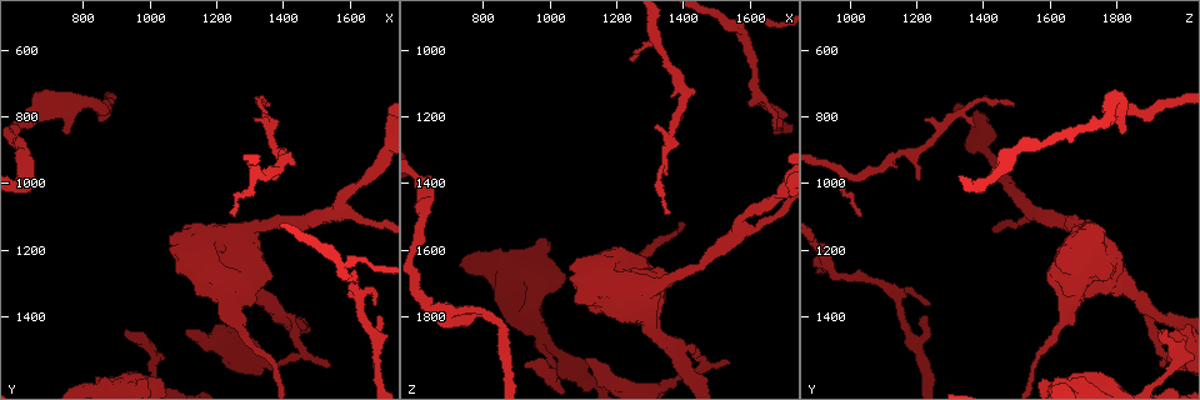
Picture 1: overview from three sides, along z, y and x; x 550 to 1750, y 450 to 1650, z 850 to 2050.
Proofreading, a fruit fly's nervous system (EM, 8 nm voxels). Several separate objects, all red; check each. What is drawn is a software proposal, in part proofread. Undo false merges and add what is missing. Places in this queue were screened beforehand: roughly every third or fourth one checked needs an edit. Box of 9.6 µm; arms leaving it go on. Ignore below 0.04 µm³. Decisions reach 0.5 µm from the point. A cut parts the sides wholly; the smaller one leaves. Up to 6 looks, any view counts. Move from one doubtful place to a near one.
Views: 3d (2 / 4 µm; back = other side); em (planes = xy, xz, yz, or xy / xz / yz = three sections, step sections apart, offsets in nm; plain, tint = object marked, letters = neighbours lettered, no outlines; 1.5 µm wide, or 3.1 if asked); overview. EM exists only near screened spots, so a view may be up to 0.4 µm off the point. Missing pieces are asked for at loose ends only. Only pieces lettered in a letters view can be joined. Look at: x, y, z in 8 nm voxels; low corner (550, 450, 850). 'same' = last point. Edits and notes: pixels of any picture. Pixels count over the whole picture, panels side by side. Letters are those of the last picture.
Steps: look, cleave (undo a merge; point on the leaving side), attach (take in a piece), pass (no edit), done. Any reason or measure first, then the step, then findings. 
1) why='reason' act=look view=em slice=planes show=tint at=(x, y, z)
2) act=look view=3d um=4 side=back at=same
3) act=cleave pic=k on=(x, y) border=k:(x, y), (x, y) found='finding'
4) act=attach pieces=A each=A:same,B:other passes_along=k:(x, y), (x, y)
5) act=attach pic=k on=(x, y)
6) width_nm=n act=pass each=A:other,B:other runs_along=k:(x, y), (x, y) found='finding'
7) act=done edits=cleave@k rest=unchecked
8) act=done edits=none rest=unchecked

why='an open end' act=look view=3d um=4 at=(750, 850, 1820)

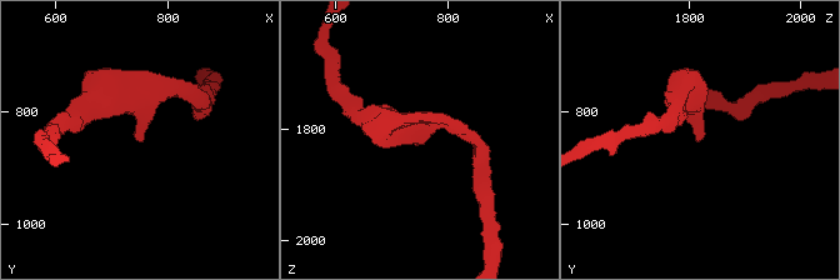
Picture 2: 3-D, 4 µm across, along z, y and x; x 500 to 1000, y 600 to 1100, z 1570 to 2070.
act=look view=em slice=yz step=4 show=tint at=(755, 855, 1810)

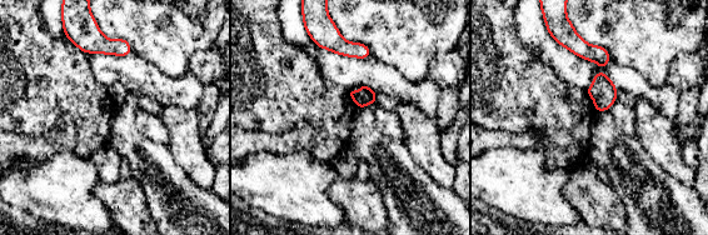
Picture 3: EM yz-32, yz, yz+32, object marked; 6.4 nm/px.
act=look view=em slice=yz step=4 show=letters at=same

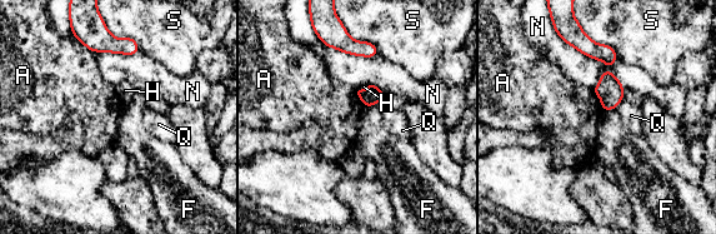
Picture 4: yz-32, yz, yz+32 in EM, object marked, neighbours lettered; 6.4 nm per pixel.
act=pass each=A:other,F:other,H:other,N:other,Q:other,S:other border=4:(592, 89), (604, 109) found='none of them fits'

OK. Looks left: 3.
why='sudden change in width' act=look view=3d um=2 at=(1380, 1380, 1900)

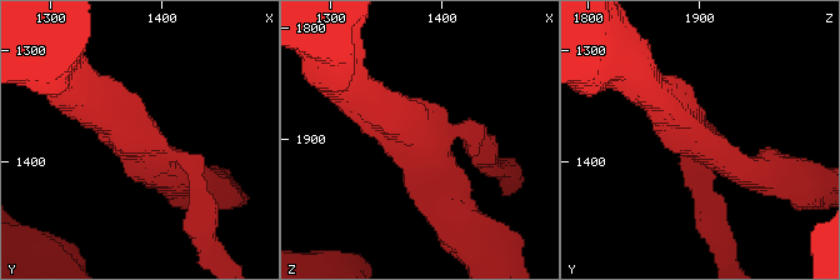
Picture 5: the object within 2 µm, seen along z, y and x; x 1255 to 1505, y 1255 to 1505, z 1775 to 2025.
arms=3 arm_widths_nm=200,300,320 act=look view=em slice=planes show=tint at=(1388, 1384, 1898)

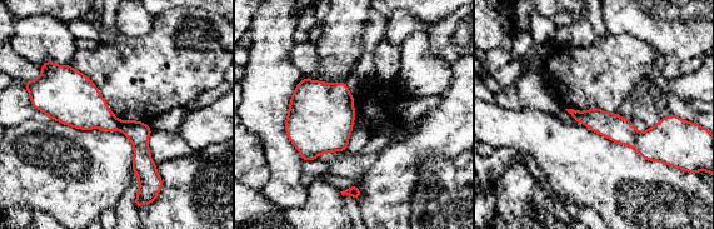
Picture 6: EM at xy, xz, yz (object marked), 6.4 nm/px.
why='see the neighbours' act=look view=em slice=planes show=letters at=same

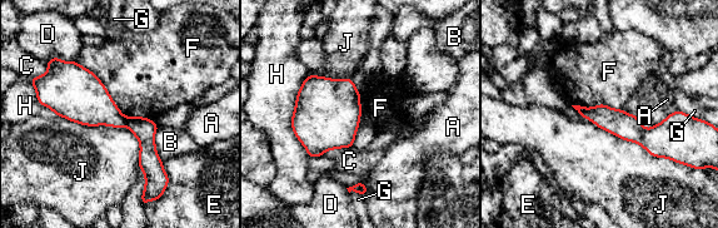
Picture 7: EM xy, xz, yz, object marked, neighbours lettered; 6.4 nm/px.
act=cleave pic=7 on=(144, 129) each=A:other,B:other,C:other,D:other,E:other,F:other,G:other,H:other,J:other border=7:(128, 118), (125, 123) found='two cells meet here'

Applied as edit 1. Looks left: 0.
act=done edits=cleave@7 rest=unchecked

